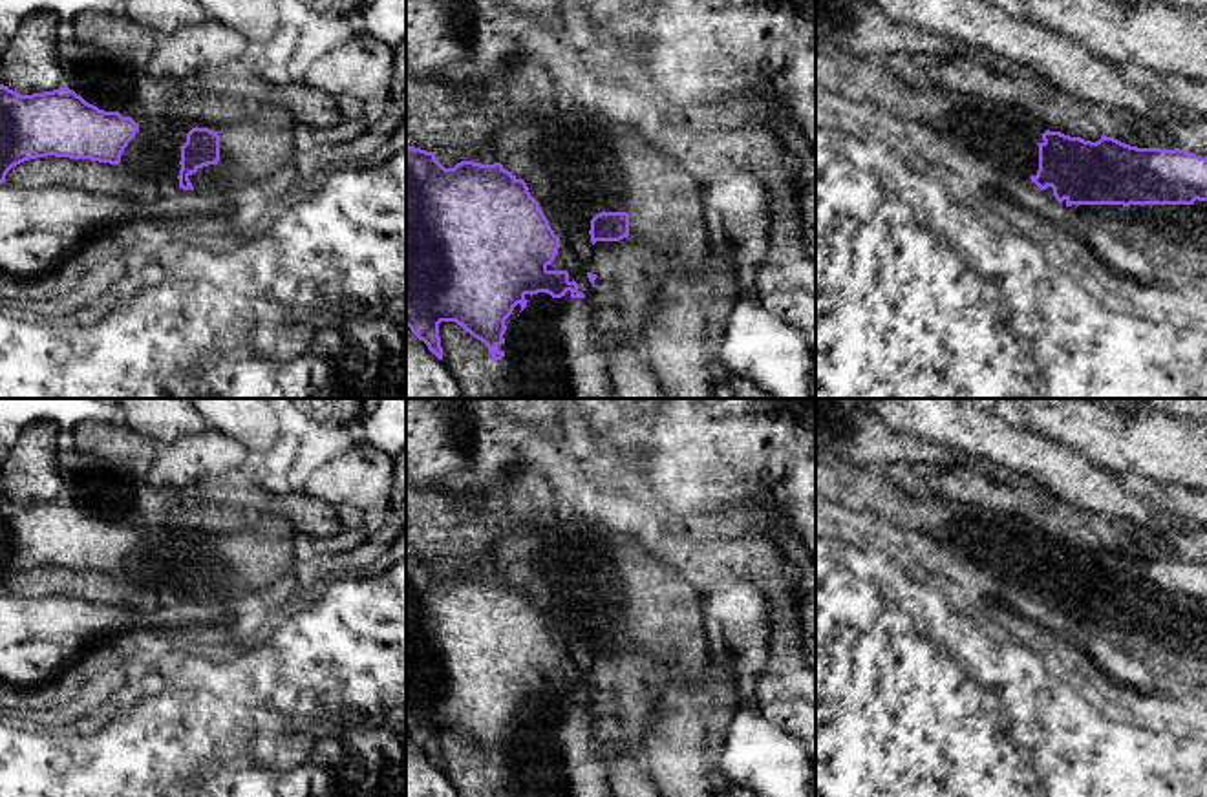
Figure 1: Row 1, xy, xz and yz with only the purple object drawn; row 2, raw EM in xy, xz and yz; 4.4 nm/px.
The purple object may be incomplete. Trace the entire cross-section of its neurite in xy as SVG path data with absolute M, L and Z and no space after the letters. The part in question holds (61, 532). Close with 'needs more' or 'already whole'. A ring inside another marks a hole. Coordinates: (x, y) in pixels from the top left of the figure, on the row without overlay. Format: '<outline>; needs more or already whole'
M0 494L0 592L13 576L48 565L119 574L137 541L132 526L99 519L68 495L20 505Z; already whole

